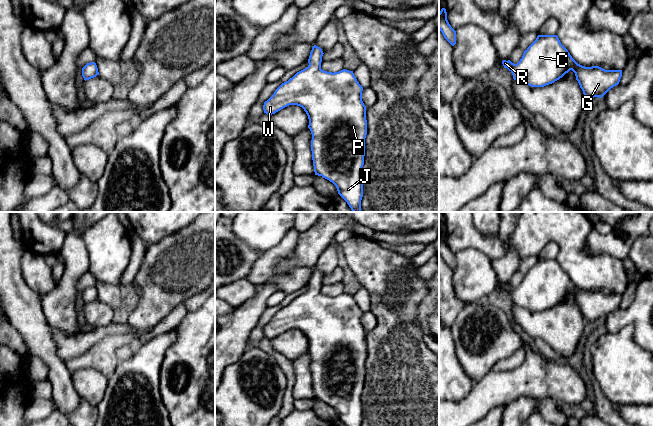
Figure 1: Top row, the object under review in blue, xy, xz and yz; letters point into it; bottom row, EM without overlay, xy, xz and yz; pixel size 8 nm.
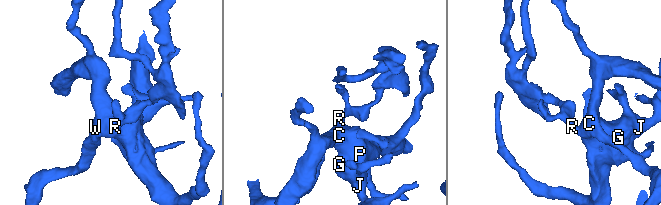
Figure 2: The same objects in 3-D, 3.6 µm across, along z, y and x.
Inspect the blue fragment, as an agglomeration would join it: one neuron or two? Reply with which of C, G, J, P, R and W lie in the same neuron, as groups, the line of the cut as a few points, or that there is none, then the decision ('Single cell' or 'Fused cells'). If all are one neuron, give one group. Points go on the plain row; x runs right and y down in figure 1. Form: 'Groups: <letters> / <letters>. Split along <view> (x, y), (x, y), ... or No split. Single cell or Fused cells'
Groups: C G J P R W. No split. Single cell

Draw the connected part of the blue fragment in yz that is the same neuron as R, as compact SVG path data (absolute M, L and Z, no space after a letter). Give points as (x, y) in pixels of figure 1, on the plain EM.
M538 259L517 288L503 284L513 303L531 311L544 311L572 294L586 322L602 322L618 309L622 294L578 288L561 268L557 259Z

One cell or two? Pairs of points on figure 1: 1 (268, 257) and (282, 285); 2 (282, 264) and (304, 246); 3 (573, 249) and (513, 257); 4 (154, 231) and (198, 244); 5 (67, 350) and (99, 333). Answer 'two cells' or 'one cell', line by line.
1: one cell
2: one cell
3: two cells
4: two cells
5: one cell

